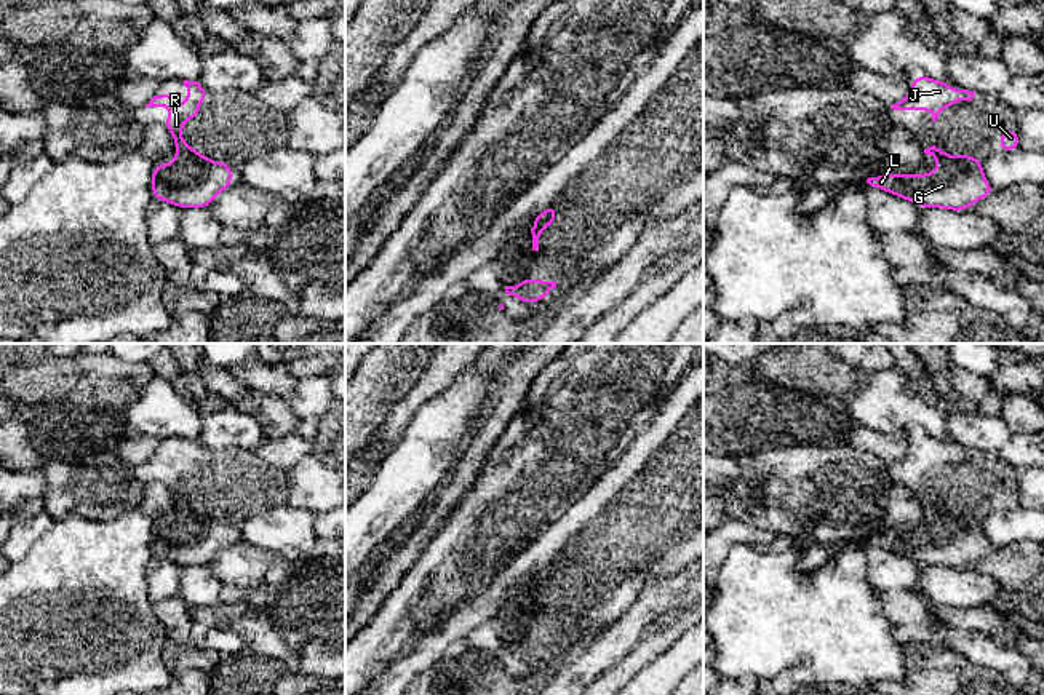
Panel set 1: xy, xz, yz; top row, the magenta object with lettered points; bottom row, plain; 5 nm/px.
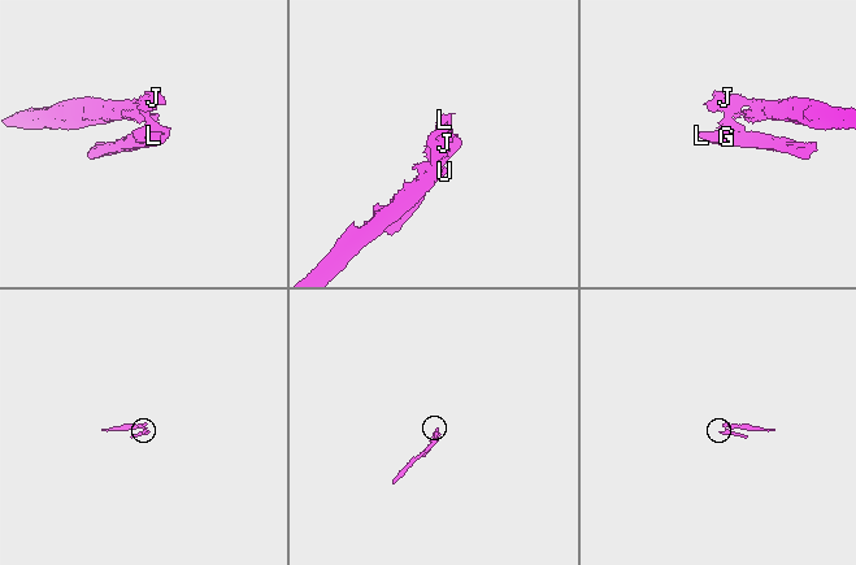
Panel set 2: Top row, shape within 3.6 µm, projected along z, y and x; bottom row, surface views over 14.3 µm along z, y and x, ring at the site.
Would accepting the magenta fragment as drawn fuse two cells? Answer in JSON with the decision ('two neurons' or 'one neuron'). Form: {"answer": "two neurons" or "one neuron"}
{"answer": "two neurons"}

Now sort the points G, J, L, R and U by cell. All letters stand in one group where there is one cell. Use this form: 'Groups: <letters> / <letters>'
Groups: G L / J R U

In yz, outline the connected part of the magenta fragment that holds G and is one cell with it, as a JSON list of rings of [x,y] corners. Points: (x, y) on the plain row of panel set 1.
[[[924,506],[924,511],[935,516],[937,529],[927,532],[878,532],[868,535],[867,542],[919,566],[950,569],[966,569],[996,550],[985,537],[982,519],[974,513],[938,513],[930,506]]]

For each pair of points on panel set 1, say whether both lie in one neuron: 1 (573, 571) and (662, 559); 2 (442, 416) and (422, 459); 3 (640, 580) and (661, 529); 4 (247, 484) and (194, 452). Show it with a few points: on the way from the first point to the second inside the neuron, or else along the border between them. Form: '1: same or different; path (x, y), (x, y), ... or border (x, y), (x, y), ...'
1: different; border (681, 539), (677, 539), (646, 564), (624, 577)
2: same; path (438, 427), (426, 443), (426, 448)
3: different; border (675, 540), (646, 564), (624, 577)
4: same; path (234, 484), (226, 484), (207, 465)

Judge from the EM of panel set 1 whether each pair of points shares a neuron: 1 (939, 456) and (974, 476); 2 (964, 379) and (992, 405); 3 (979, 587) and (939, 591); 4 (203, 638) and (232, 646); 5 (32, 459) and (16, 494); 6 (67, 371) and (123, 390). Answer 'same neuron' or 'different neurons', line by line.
1: same neuron
2: same neuron
3: same neuron
4: same neuron
5: different neurons
6: same neuron

